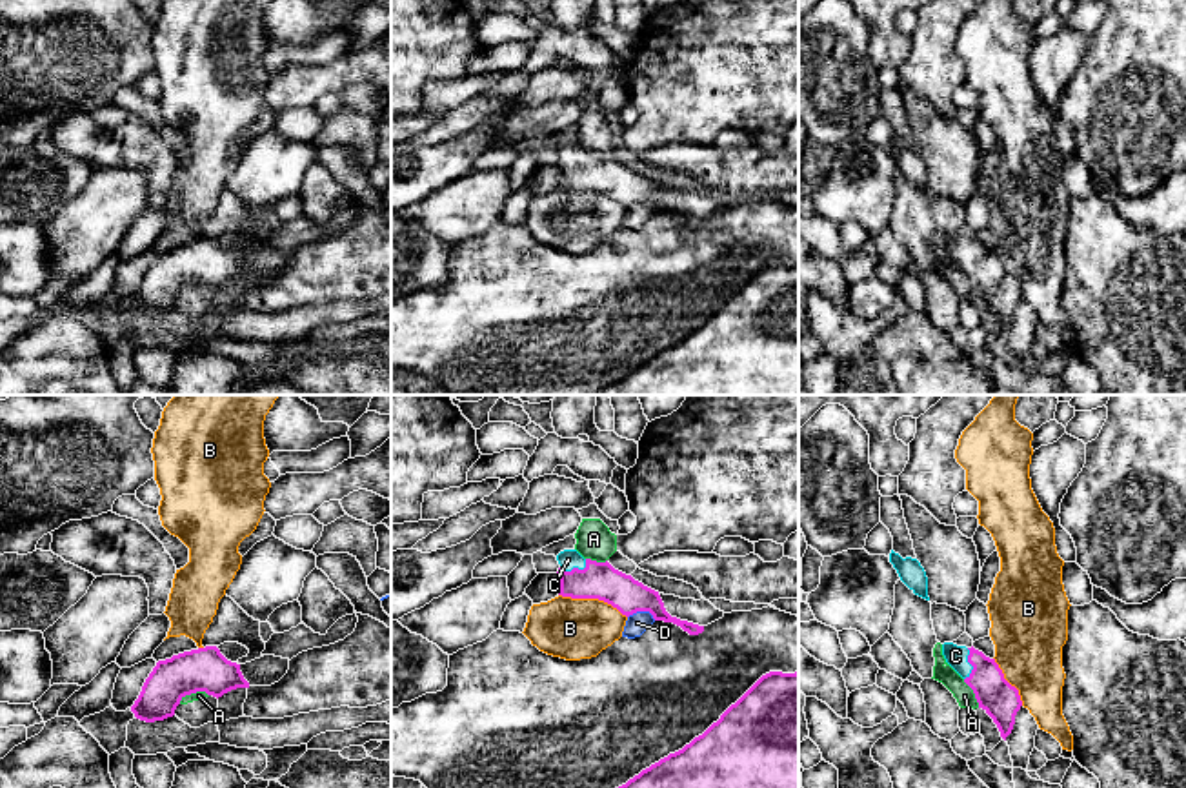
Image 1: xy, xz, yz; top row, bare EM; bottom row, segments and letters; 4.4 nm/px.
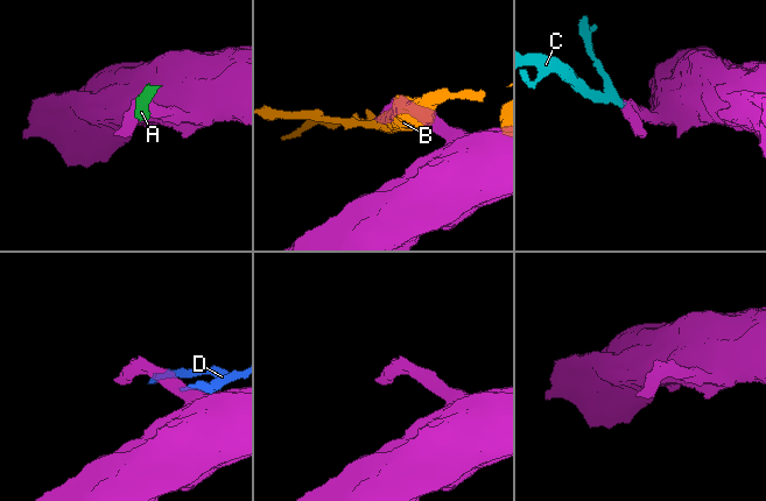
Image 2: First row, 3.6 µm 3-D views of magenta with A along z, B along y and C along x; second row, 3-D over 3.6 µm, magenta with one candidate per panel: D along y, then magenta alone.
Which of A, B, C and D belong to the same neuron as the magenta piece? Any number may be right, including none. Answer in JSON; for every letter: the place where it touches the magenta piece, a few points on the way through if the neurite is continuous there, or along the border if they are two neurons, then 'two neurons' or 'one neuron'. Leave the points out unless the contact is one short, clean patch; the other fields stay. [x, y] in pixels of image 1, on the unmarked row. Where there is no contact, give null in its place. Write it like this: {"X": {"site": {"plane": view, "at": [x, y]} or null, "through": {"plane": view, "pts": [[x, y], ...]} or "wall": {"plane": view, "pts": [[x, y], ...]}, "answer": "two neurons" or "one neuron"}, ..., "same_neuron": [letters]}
{"A": {"site": {"plane": "xy", "at": [193, 284]}, "wall": {"plane": "xy", "pts": [[208, 286], [188, 286], [179, 295]]}, "answer": "two neurons"}, "B": {"site": {"plane": "xz", "at": [593, 190]}, "answer": "two neurons"}, "C": {"site": {"plane": "xz", "at": [575, 161]}, "through": {"plane": "xz", "pts": [[601, 173], [586, 171], [575, 161], [568, 151]]}, "answer": "one neuron"}, "D": {"site": {"plane": "xz", "at": [643, 202]}, "answer": "two neurons"}, "same_neuron": ["C"]}

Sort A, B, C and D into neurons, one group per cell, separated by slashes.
A / B / C / D

